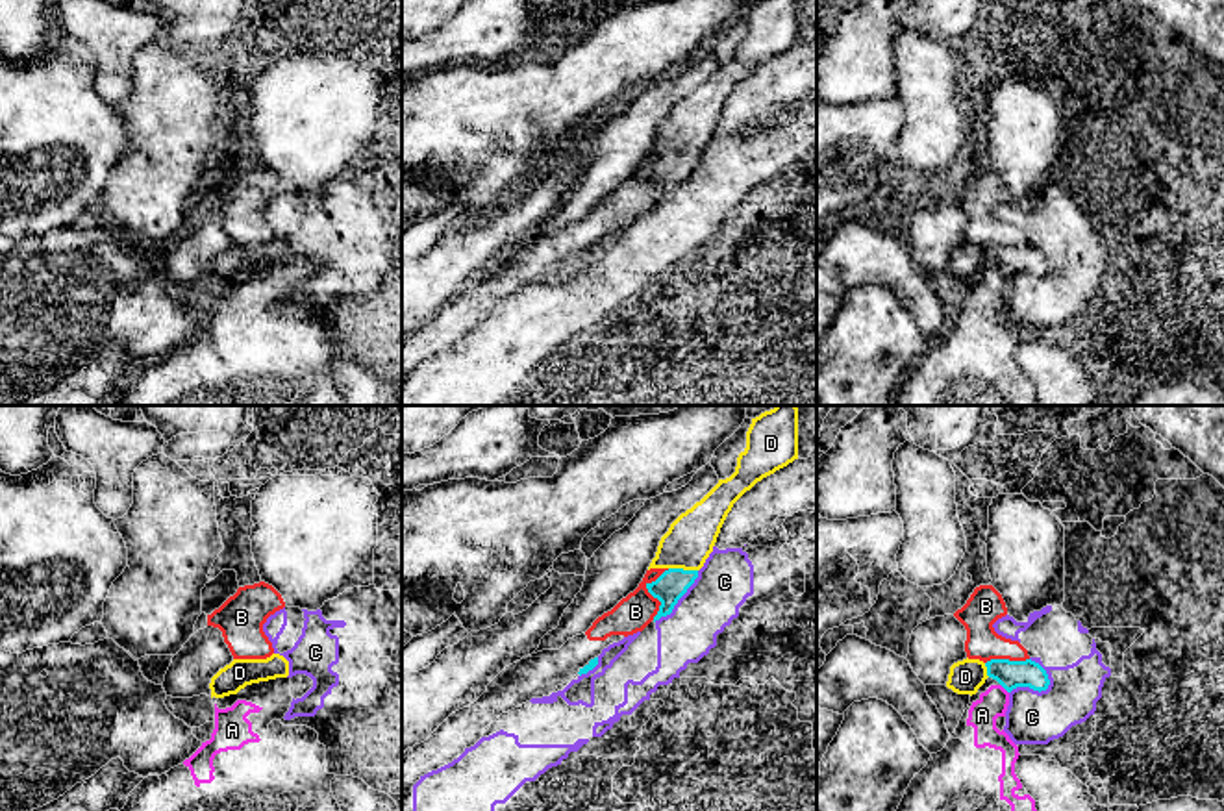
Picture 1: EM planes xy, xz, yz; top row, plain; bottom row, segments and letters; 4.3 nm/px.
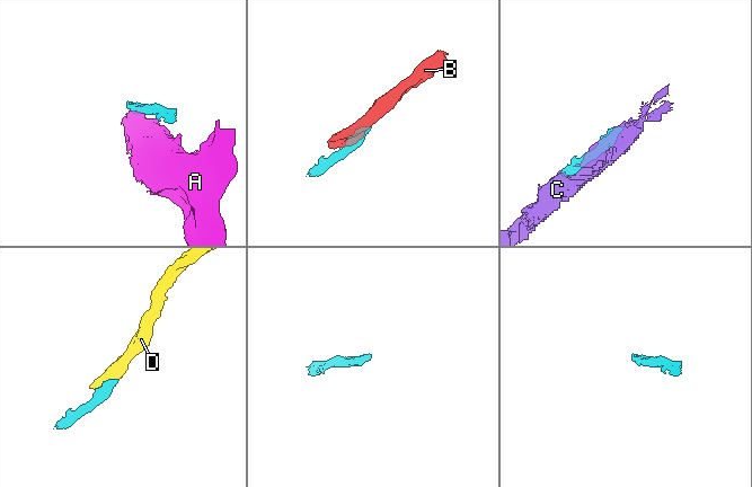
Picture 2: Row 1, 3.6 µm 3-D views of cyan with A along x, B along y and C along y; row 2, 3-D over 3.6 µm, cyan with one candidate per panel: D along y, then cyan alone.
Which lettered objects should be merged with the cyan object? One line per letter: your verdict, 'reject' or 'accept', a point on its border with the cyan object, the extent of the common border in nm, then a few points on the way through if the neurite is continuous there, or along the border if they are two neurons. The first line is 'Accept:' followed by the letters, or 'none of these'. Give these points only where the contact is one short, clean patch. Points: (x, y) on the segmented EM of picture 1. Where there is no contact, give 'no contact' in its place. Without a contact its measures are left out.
Accept: D
A: reject; meets cyan in yz at (1004, 687); contact 60 nm long; border along yz (1000, 684), (1008, 693)
B: reject; meets cyan in xz at (649, 591); contact 240 nm long; border along xz (669, 569), (647, 586), (660, 602), (660, 610), (652, 619)
C: reject; meets cyan in yz at (1036, 689); contact 190 nm long
D: accept; meets cyan in xz at (684, 571); contact 130 nm long; runs through xz (673, 584), (684, 571), (684, 548), (689, 541)

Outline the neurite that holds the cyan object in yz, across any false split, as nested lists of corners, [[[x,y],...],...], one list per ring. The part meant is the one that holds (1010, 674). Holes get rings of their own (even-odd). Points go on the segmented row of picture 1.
[[[963,659],[950,667],[946,687],[957,694],[976,694],[987,678],[996,680],[1007,692],[1017,687],[1046,691],[1050,685],[1046,670],[1031,661],[991,659]]]

